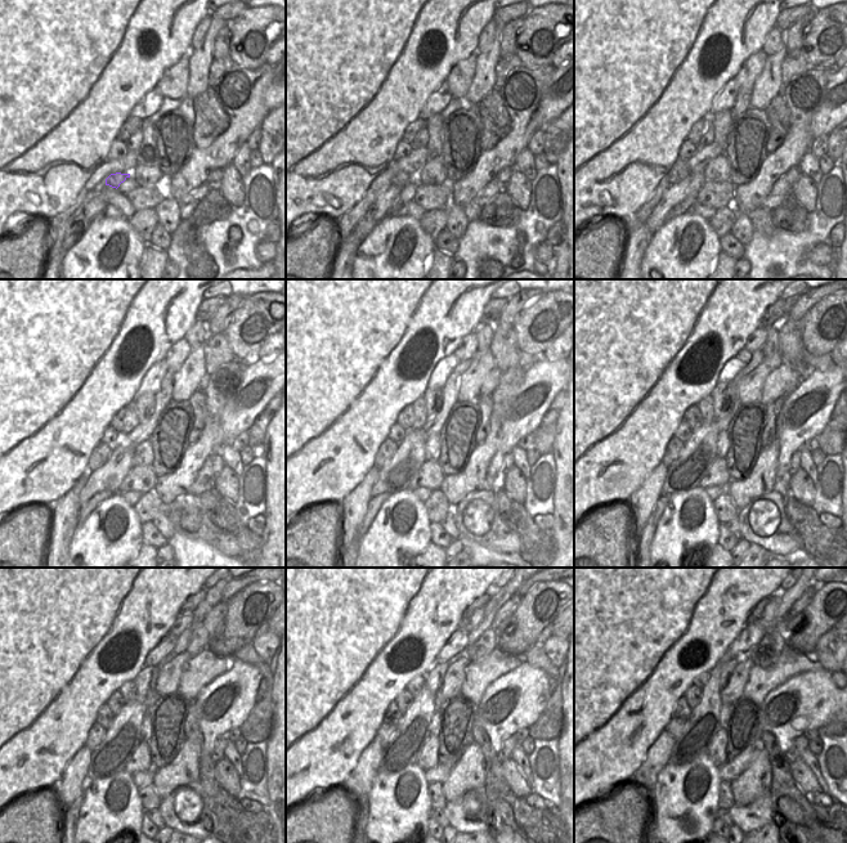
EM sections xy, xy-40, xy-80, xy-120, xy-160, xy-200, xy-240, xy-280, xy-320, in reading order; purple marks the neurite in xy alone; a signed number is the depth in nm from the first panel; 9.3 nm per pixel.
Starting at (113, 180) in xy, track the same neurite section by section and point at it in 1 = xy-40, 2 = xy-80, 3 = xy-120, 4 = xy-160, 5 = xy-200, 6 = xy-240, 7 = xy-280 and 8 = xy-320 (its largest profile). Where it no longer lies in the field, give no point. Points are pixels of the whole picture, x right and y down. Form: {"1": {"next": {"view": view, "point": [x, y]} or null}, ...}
{"1": {"next": {"view": "xy-40", "point": [402, 178]}}, "2": {"next": {"view": "xy-80", "point": [680, 170]}}, "3": {"next": {"view": "xy-120", "point": [101, 453]}}, "4": {"next": {"view": "xy-160", "point": [386, 451]}}, "5": {"next": {"view": "xy-200", "point": [675, 445]}}, "6": {"next": {"view": "xy-240", "point": [97, 732]}}, "7": {"next": {"view": "xy-280", "point": [385, 732]}}, "8": {"next": {"view": "xy-320", "point": [676, 727]}}}

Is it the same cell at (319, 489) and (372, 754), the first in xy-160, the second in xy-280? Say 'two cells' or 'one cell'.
two cells

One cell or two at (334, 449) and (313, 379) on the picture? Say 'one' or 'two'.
one

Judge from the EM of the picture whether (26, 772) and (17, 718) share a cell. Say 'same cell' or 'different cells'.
same cell

